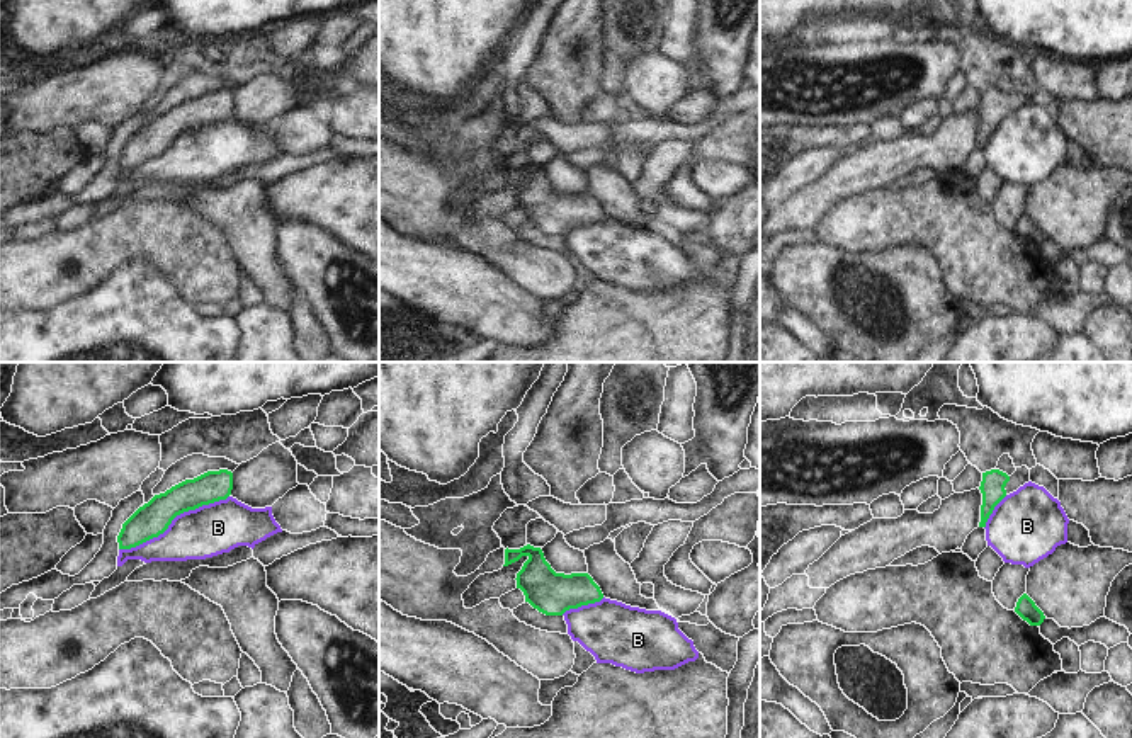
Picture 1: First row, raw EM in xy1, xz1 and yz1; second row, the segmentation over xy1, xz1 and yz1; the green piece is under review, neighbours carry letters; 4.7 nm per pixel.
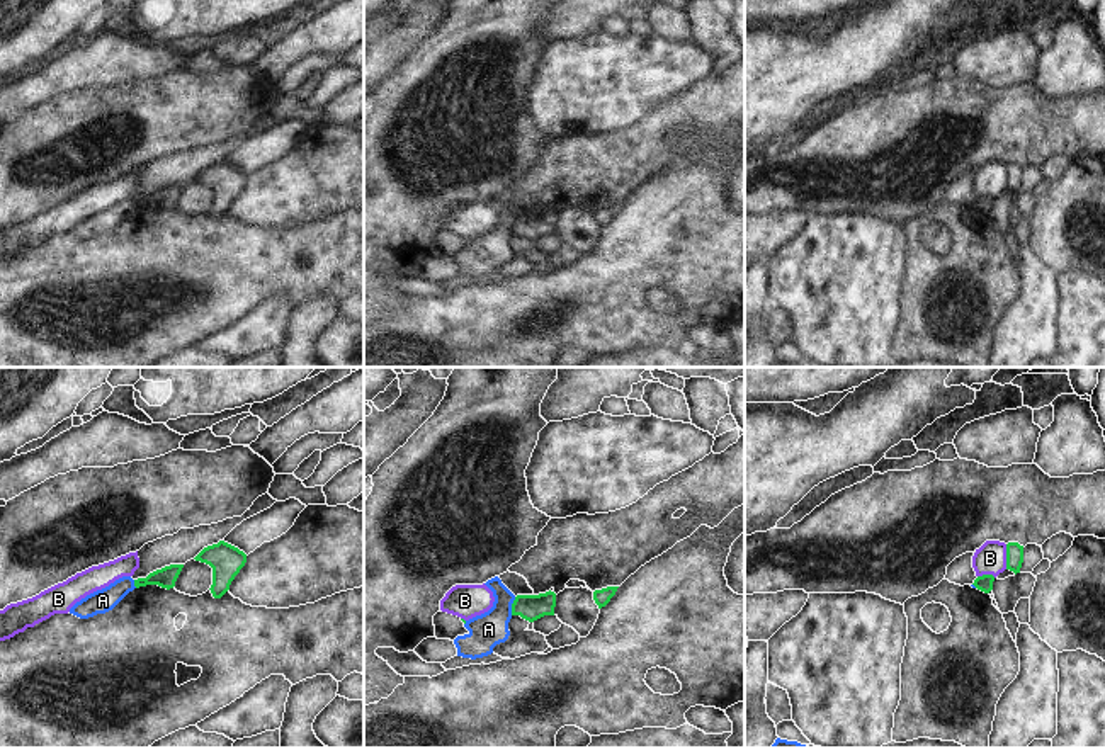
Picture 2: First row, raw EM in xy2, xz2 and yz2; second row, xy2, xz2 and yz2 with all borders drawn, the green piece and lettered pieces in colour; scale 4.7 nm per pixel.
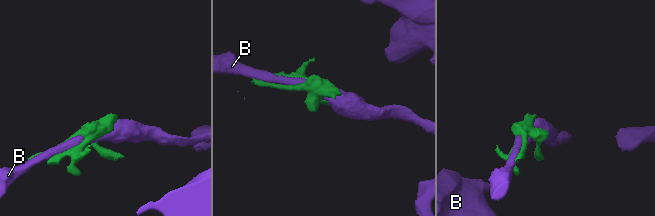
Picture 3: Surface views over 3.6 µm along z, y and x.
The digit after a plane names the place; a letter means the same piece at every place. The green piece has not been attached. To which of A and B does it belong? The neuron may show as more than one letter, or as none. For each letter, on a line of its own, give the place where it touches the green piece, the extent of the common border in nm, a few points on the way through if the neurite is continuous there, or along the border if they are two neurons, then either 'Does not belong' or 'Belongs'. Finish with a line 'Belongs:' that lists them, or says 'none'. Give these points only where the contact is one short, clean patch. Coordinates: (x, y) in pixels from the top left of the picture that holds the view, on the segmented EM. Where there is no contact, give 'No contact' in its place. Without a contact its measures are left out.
A: Touches green at xz2 (512, 606). Shared border 90 nm. Boundary: xz2 (515, 597), (510, 614). Does not belong
B: Touches green at xy1 (172, 519). Shared border 600 nm. Does not belong
Belongs: none

